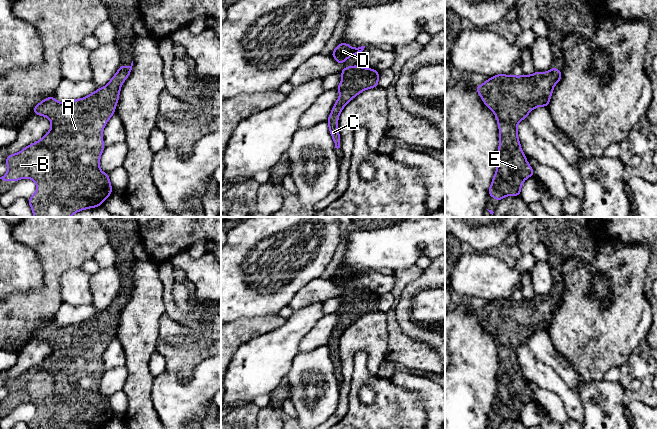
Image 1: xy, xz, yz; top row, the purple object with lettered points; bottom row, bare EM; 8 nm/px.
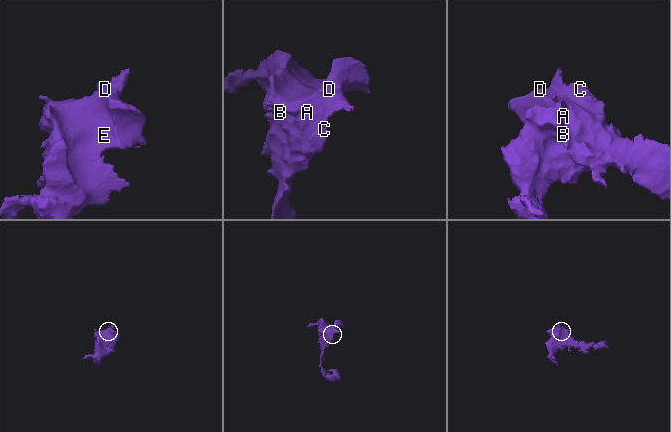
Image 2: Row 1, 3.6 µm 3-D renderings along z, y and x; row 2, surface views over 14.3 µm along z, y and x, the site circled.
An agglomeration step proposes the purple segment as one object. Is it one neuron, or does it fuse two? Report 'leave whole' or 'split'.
leave whole

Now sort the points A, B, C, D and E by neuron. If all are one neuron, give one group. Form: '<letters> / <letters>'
A B C D E

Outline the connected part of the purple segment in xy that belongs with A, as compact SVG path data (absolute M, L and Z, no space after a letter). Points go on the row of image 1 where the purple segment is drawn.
M133 61L130 66L121 65L115 75L110 79L109 83L106 84L104 87L97 89L93 93L89 94L86 97L70 100L67 102L57 102L54 96L48 97L43 99L40 103L38 103L33 108L33 114L45 116L51 121L51 128L50 130L37 142L34 142L25 148L23 148L20 152L8 155L5 159L5 163L7 164L8 171L6 174L0 179L4 181L19 181L20 179L29 178L32 179L36 185L36 191L35 193L28 199L28 203L32 209L33 216L34 217L71 217L73 214L89 209L89 208L95 208L98 206L102 206L104 200L108 198L110 195L112 195L112 185L110 183L109 174L104 173L100 169L100 158L102 155L102 152L105 148L104 141L103 141L103 129L109 119L113 116L115 113L115 109L119 100L120 90L121 86L123 85L124 81L129 77L131 70L133 66Z

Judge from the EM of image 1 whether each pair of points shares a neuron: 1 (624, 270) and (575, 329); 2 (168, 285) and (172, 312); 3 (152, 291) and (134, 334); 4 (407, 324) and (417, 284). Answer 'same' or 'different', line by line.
1: same
2: same
3: same
4: same

